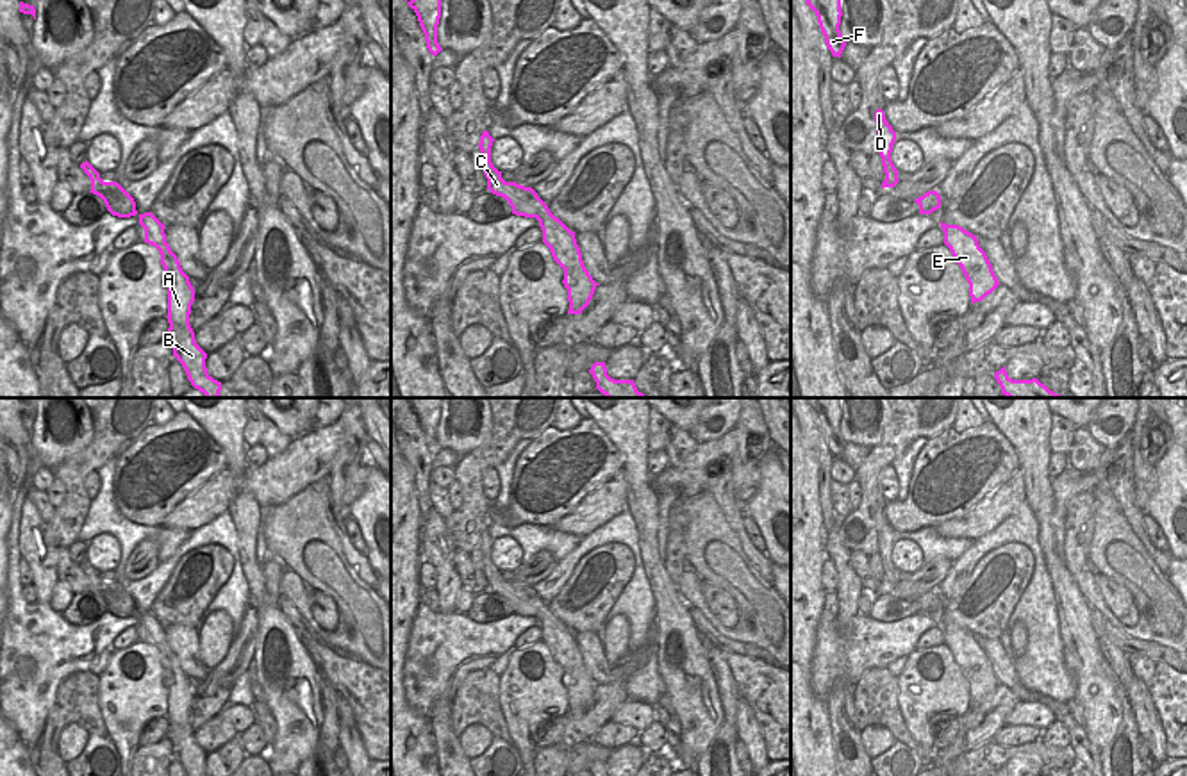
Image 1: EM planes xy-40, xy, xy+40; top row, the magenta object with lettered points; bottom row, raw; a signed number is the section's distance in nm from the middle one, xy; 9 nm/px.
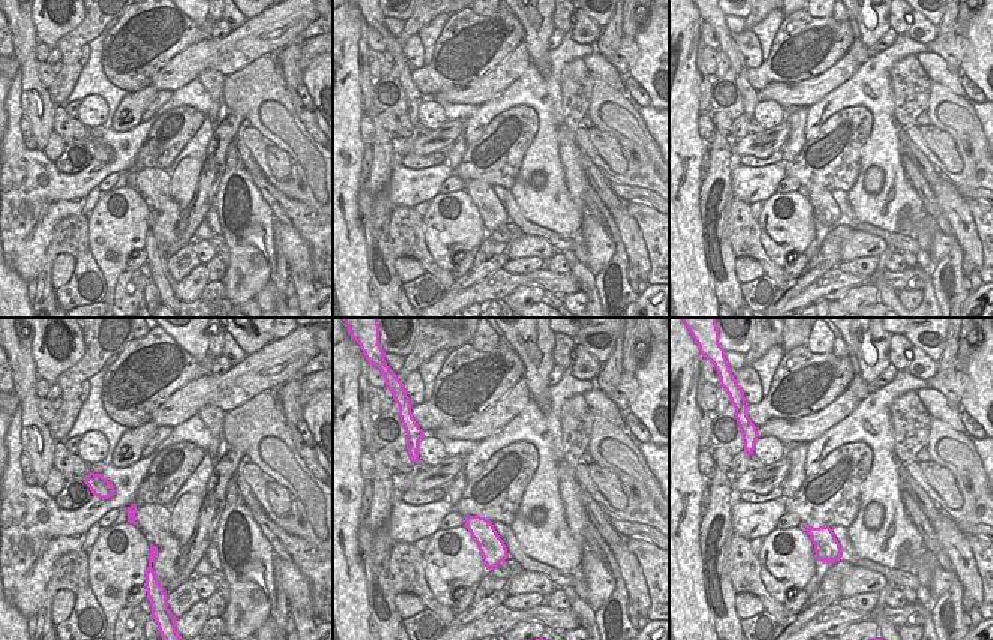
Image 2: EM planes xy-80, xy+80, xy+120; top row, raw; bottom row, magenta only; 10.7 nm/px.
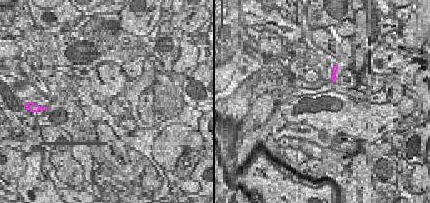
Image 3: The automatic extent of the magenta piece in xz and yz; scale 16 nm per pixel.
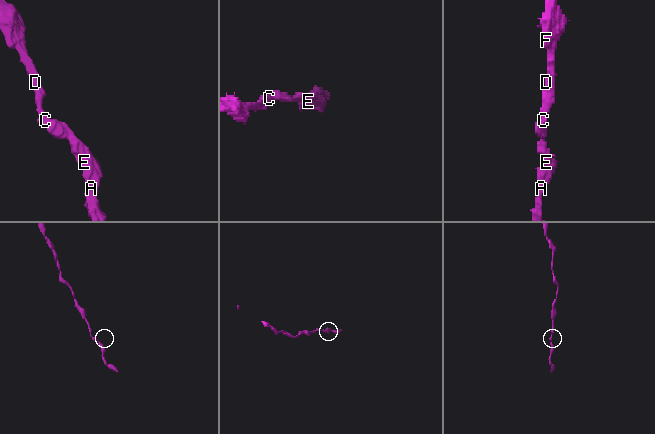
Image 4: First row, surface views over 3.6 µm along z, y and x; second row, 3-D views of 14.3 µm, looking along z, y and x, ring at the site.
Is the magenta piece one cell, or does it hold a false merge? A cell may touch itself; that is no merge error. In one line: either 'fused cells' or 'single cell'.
single cell

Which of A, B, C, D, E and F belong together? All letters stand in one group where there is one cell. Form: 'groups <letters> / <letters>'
groups A B C D E F

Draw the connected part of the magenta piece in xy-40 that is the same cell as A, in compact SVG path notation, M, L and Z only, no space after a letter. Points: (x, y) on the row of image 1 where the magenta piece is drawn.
M86 161L80 164L91 180L93 194L100 196L112 216L130 218L139 216L139 225L145 228L145 243L155 246L161 253L164 268L164 287L168 289L168 334L173 344L173 357L182 364L187 380L205 398L218 398L221 382L214 380L205 367L207 353L196 344L195 332L189 325L195 289L189 277L182 271L177 255L166 243L164 225L152 214L139 214L134 198L118 184L104 182L100 173Z

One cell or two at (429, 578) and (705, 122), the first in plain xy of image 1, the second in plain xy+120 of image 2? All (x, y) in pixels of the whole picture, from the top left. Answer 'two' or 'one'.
one

